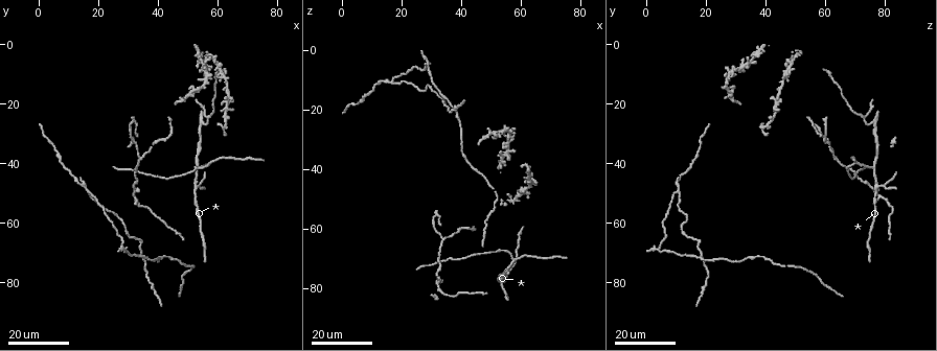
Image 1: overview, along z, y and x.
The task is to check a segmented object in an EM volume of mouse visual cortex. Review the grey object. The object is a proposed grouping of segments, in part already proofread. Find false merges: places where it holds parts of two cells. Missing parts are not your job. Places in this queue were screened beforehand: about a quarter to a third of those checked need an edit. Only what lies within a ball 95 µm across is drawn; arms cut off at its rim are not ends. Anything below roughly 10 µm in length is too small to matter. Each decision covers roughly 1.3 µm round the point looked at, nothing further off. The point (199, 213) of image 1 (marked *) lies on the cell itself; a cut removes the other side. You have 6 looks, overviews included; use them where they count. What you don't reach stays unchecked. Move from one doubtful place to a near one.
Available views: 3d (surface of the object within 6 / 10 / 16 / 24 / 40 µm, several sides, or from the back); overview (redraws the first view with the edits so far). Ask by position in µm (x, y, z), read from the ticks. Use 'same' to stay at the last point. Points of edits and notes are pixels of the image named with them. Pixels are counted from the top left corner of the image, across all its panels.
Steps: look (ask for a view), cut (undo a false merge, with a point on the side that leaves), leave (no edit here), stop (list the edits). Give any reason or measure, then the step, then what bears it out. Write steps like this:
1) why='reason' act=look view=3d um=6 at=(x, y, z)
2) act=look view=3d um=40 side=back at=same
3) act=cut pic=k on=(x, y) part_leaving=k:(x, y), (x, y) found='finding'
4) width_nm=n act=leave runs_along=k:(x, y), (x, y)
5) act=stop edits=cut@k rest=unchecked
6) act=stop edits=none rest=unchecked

why='arms part here' act=look view=3d um=16 at=(32, 43, 70)

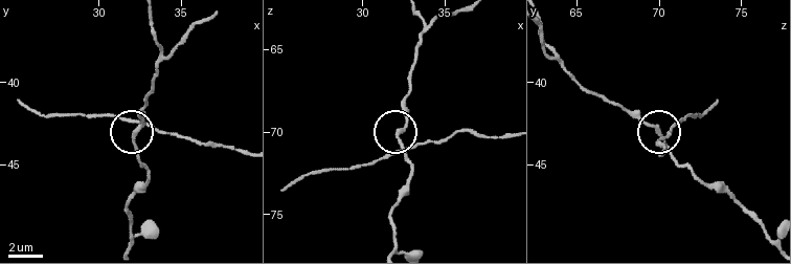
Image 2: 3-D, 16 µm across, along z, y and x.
why='closer look' act=look view=3d um=6 at=(32.5, 42.8, 70.0)

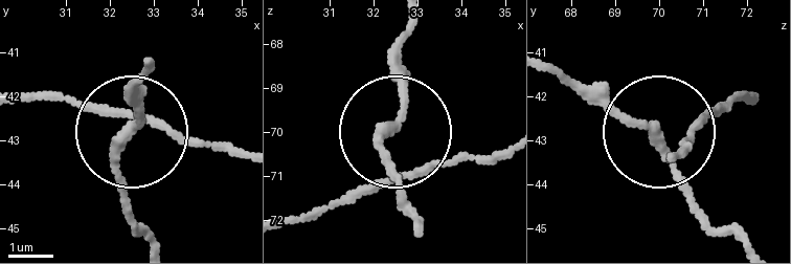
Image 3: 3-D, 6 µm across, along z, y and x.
arms=3 act=leave runs_along=3:(675, 154), (693, 128), (637, 128), (573, 83) found='continuous, no second cell'

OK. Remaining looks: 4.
why='three arms meet' act=look view=3d um=24 at=(34, 38, 63)

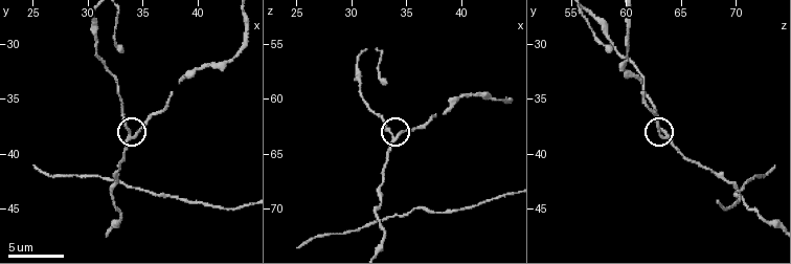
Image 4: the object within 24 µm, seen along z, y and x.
act=look view=3d um=6 at=(33.8, 38.2, 63.4)

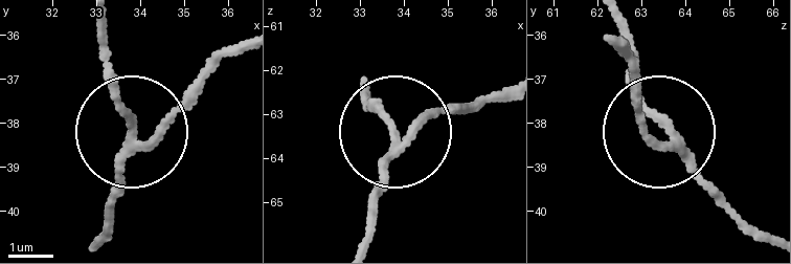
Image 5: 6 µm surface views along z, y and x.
arms=3 act=cut pic=5 on=(184, 98) part_leaving=5:(152, 142), (238, 52) found='two cells meet here'

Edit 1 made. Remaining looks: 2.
act=stop edits=cut@5 rest=unchecked

